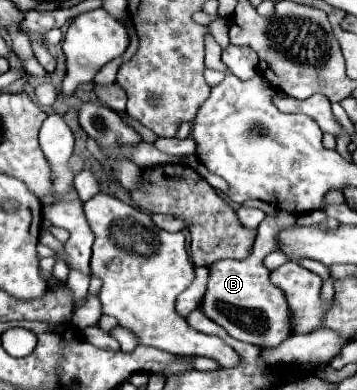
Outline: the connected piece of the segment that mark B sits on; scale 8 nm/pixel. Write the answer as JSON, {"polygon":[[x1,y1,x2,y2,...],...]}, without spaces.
{"polygon":[[281,211,277,217,265,217,257,227,253,249,243,261,221,259,209,267,209,283,201,305,205,305,205,315,219,321,219,325,235,339,253,343,259,347,277,347,285,337,291,337,289,307,283,291,279,291,271,279,267,267,263,267,263,251,277,251,275,237,279,229,295,223,295,215]]}

